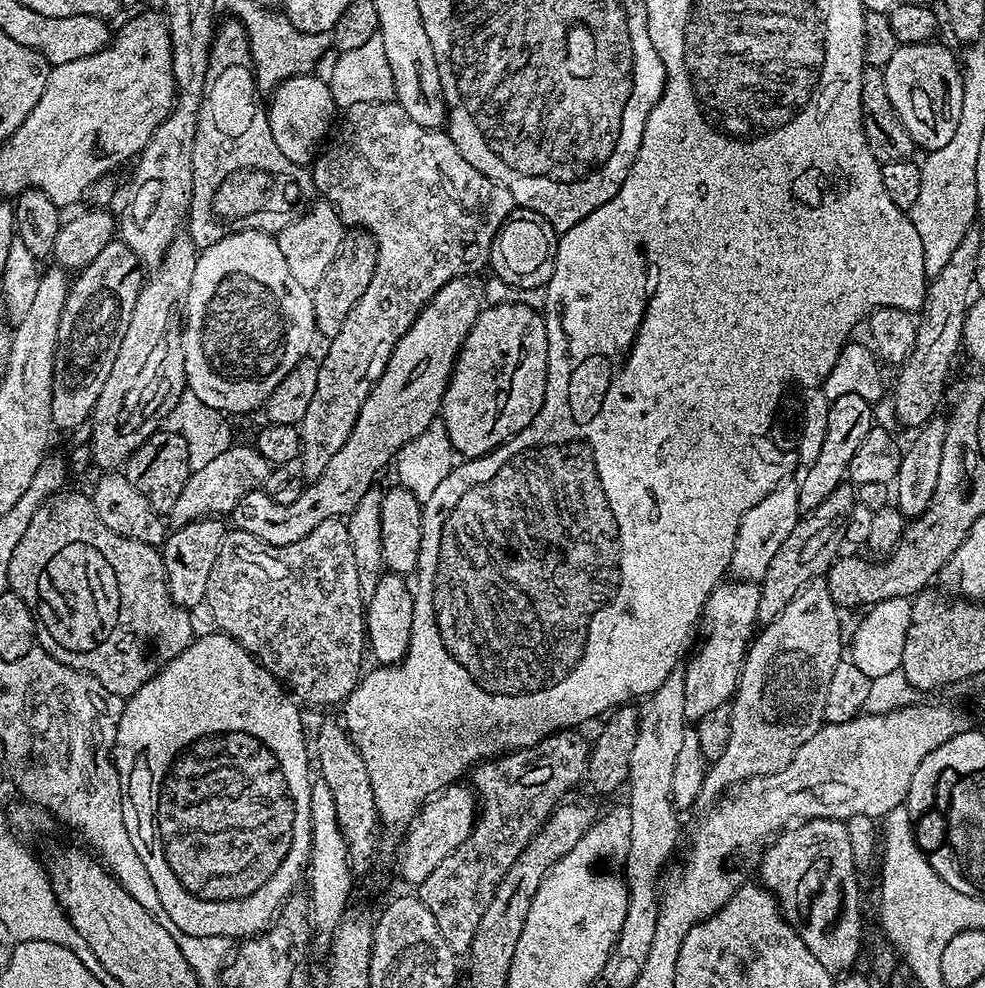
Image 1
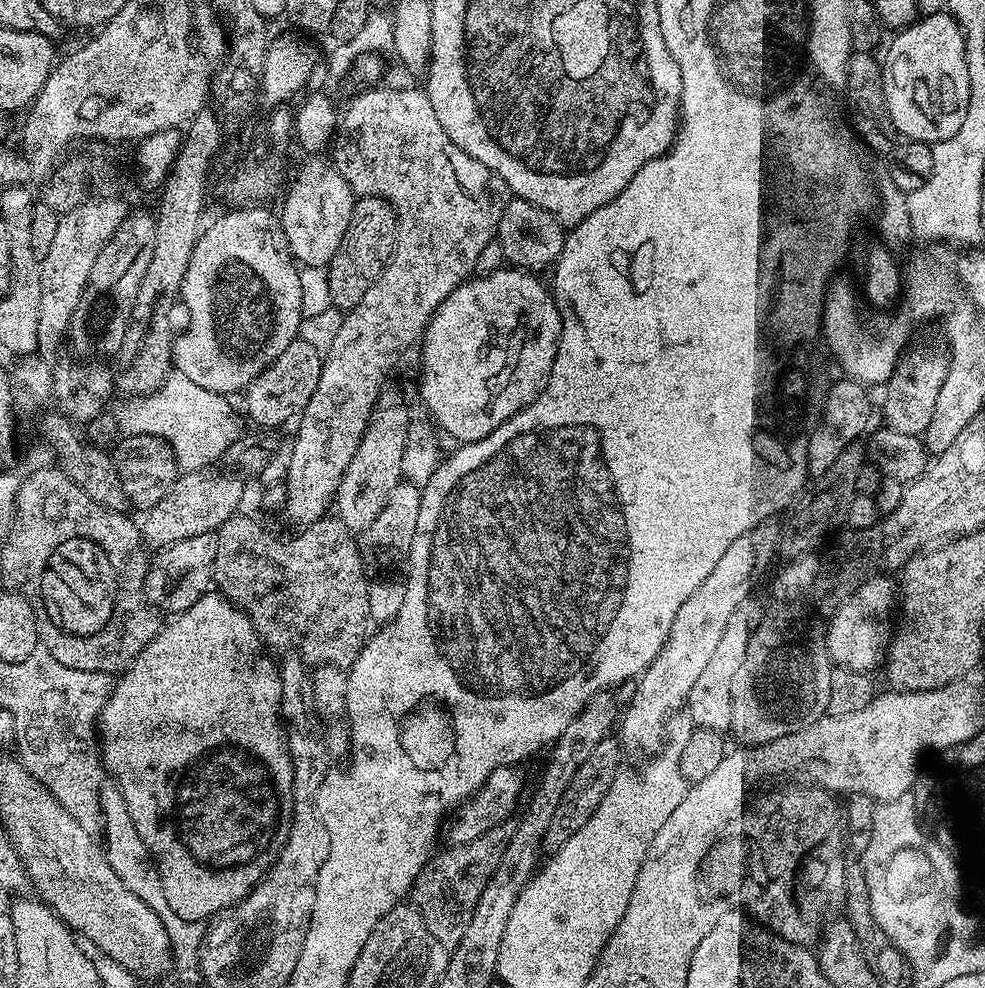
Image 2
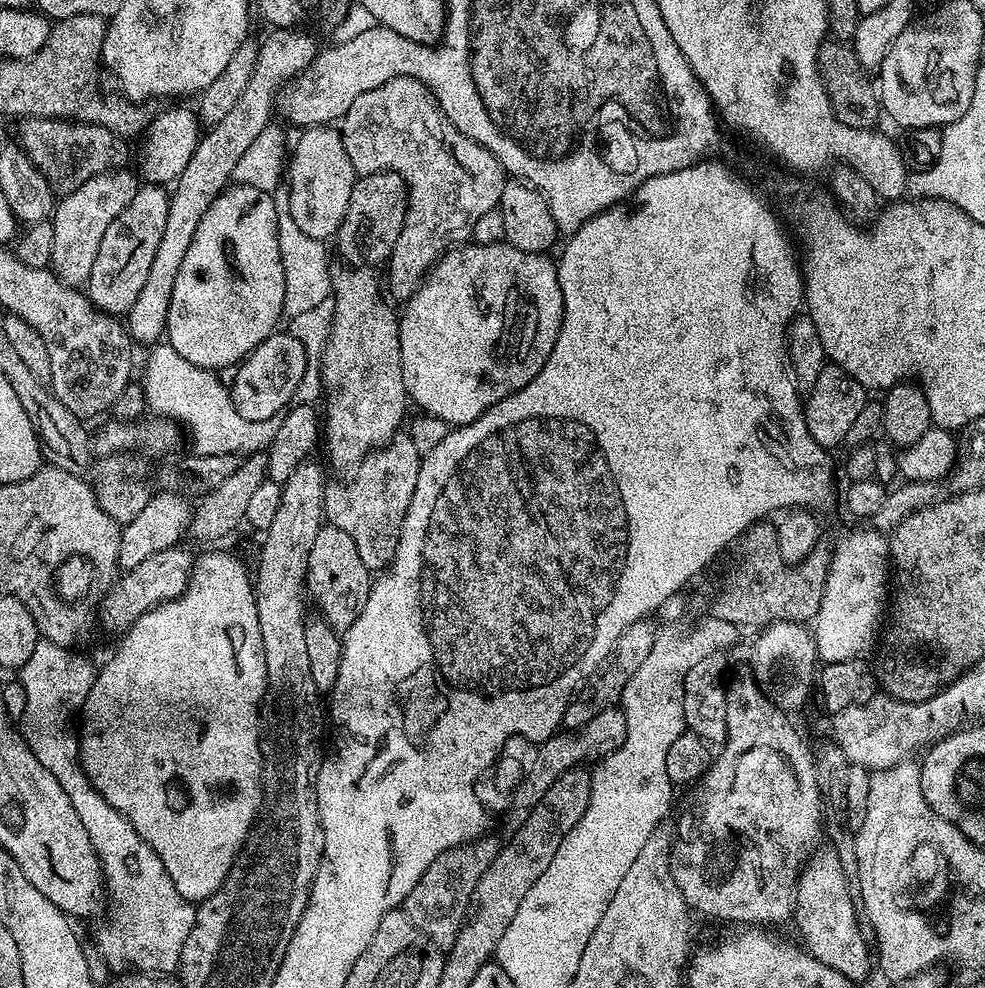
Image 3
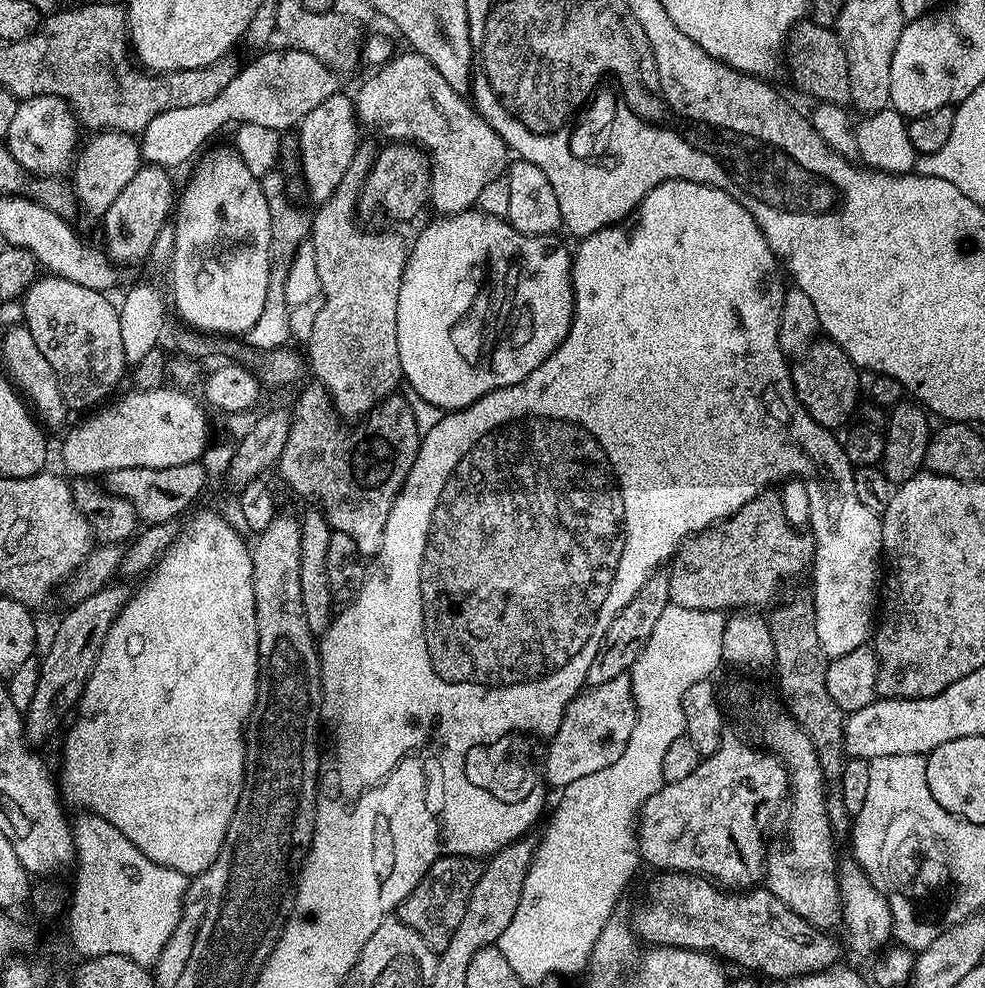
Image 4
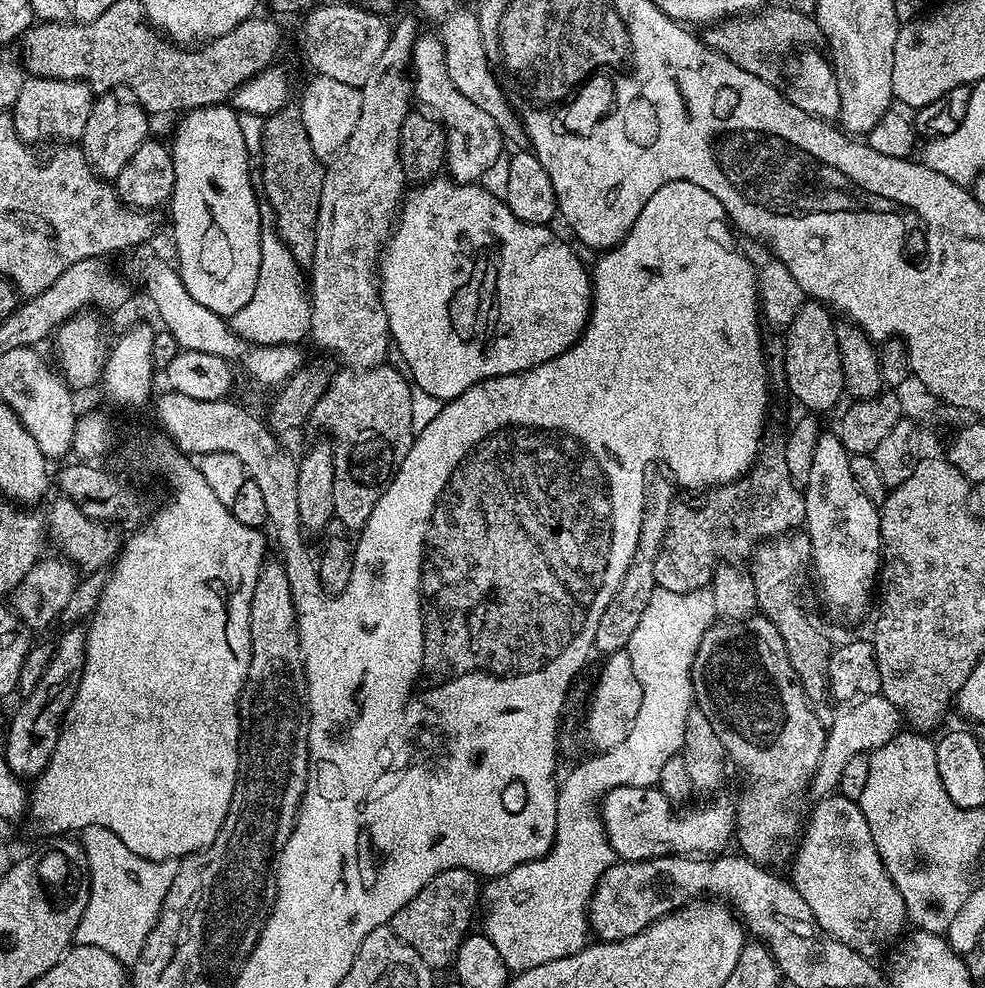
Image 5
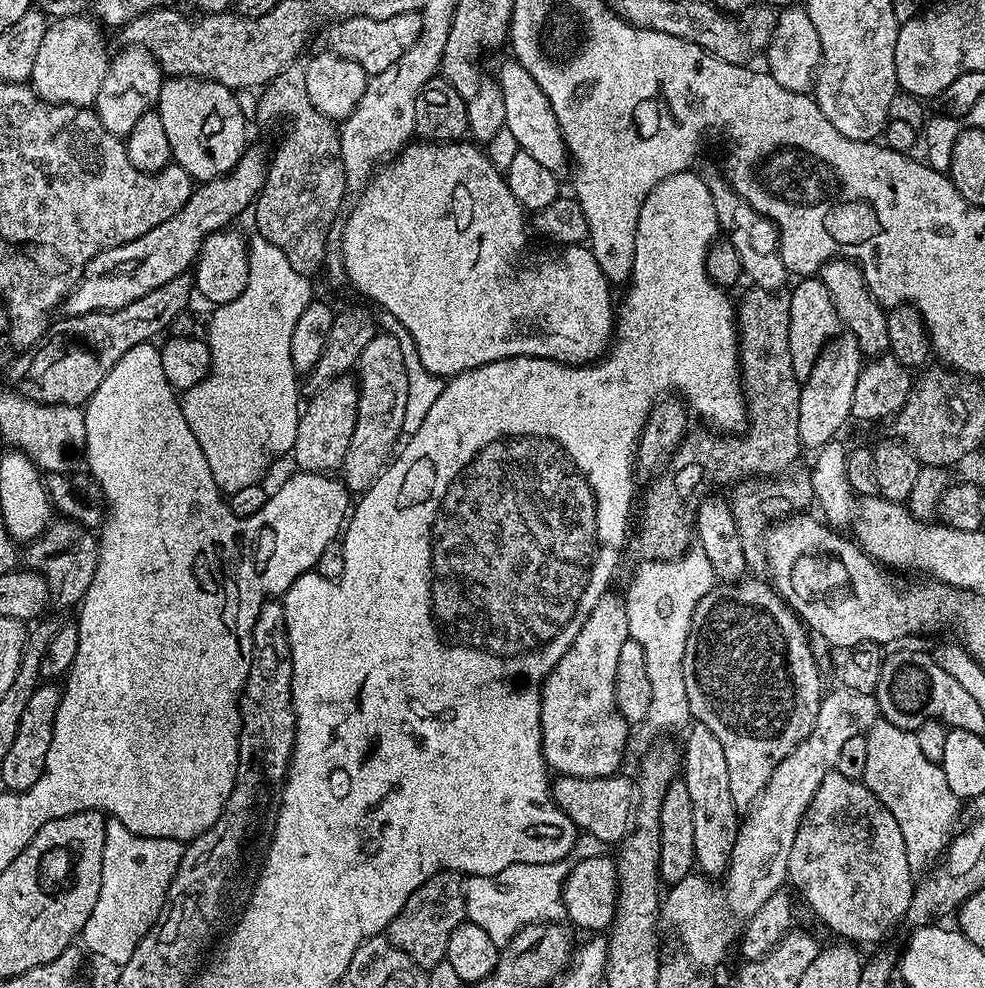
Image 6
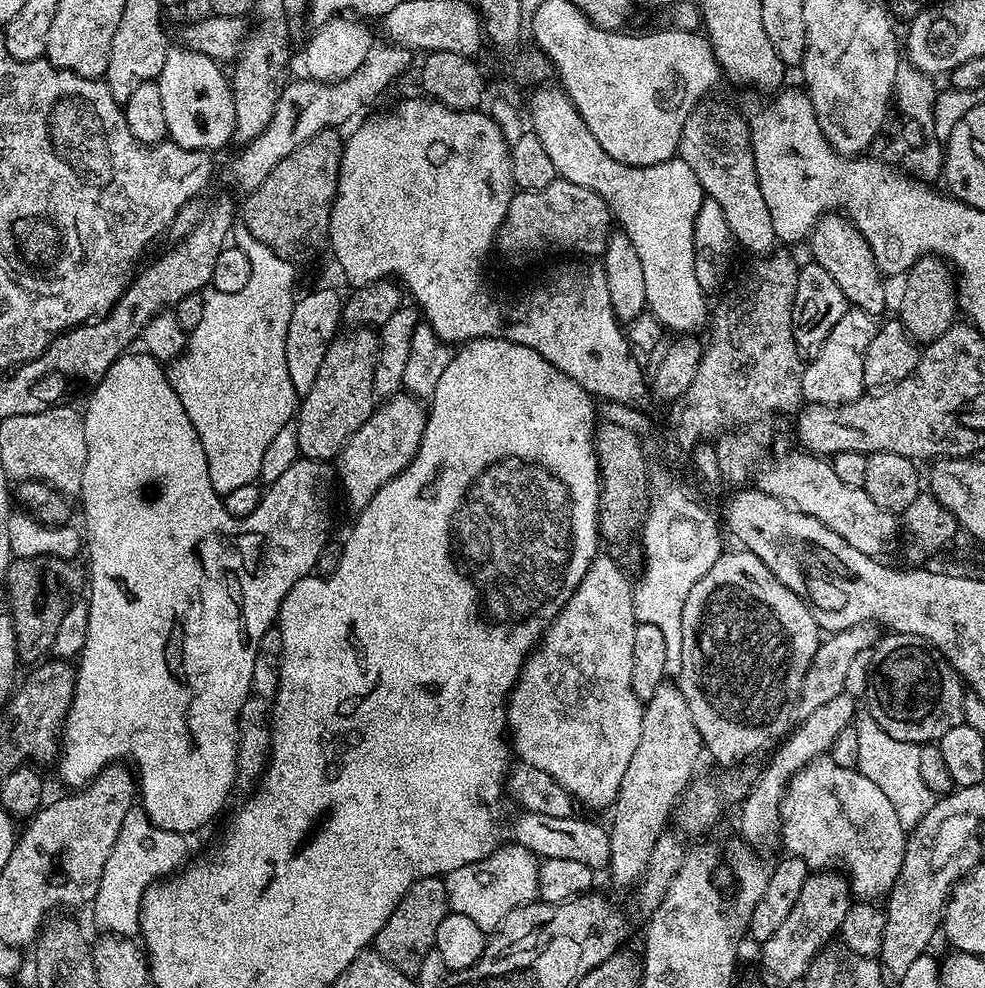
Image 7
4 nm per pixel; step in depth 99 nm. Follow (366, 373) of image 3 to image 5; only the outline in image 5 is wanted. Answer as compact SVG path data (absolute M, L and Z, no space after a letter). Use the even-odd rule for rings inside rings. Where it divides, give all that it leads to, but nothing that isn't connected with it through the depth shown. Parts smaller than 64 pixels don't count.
M404 16L394 24L386 50L382 58L378 58L378 66L374 66L370 78L366 78L360 89L362 114L358 114L354 134L346 138L346 146L336 153L331 161L332 168L330 164L324 173L321 205L318 206L317 238L310 267L310 340L325 348L329 357L337 356L341 365L352 369L373 368L385 363L388 348L390 352L388 315L382 306L378 283L378 261L406 195L406 177L400 165L400 139L402 122L406 122L414 104L410 65L418 33L417 17L412 16Z

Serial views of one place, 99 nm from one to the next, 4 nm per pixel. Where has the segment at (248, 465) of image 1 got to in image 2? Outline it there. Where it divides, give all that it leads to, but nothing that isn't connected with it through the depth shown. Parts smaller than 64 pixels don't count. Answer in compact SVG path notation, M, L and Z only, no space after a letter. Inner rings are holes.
M214 470L187 471L183 473L172 484L170 490L166 490L162 500L154 505L153 508L147 509L143 513L144 521L139 521L140 538L144 541L149 549L159 550L170 546L174 542L182 542L182 538L194 538L194 534L206 534L211 532L215 534L222 525L226 523L231 516L237 515L240 499L244 496L244 486L235 475L221 472L216 474Z

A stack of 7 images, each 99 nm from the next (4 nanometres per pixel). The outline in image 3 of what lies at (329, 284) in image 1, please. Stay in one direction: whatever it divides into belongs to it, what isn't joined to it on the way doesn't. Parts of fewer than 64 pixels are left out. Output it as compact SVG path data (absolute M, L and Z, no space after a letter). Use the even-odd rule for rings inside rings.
M379 172L357 179L356 185L350 190L350 202L346 206L344 220L334 237L345 265L354 268L383 265L398 242L398 234L402 234L407 209L408 187L397 172Z

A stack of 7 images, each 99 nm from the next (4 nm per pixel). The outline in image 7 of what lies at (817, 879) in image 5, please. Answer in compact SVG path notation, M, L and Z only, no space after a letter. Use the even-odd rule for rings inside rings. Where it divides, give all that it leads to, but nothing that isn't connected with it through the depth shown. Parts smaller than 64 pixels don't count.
M825 754L816 760L810 761L788 784L788 789L784 792L784 797L780 799L780 830L779 839L784 840L784 852L790 856L802 858L802 862L806 864L809 870L832 870L837 867L843 869L848 877L850 891L857 901L860 902L876 902L887 897L896 884L898 874L902 870L902 858L904 857L904 841L906 839L906 830L902 826L902 822L898 822L898 813L894 811L894 805L891 804L890 798L886 798L886 794L882 794L882 790L878 790L878 786L874 786L874 782L870 782L870 778L866 778L856 768L847 768L846 766L838 766L838 762L834 762L831 755Z

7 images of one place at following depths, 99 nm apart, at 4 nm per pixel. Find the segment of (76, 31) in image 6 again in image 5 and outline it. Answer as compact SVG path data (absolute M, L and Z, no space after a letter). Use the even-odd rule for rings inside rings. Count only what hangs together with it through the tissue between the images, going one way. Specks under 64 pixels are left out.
M32 76L25 79L18 102L10 109L12 125L20 139L36 146L39 140L76 142L86 130L86 118L94 103L94 92L83 80L59 80L49 76Z

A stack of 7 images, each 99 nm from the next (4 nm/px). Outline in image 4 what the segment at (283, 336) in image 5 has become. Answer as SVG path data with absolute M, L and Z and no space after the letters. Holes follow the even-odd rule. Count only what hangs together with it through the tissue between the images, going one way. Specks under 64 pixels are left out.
M273 170L259 177L262 194L266 194L266 202L270 206L270 284L266 290L266 306L262 306L262 314L258 322L246 333L246 341L252 348L267 350L278 348L289 343L291 337L288 321L289 305L286 300L286 276L294 262L295 252L312 230L312 218L306 211L288 201L288 192L284 189L284 180L279 171Z

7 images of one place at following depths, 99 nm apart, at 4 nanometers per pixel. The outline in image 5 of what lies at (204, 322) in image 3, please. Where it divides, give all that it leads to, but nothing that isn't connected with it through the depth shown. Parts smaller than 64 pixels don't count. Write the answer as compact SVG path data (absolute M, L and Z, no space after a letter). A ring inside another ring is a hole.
M227 103L189 108L177 120L180 121L176 124L176 133L170 139L174 158L174 190L170 209L172 208L172 236L176 239L175 263L194 302L206 306L206 310L214 310L214 314L230 318L238 314L246 302L250 302L254 286L258 286L258 266L262 262L261 201L256 200L257 189L255 192L248 185L250 153L242 138L238 112Z

